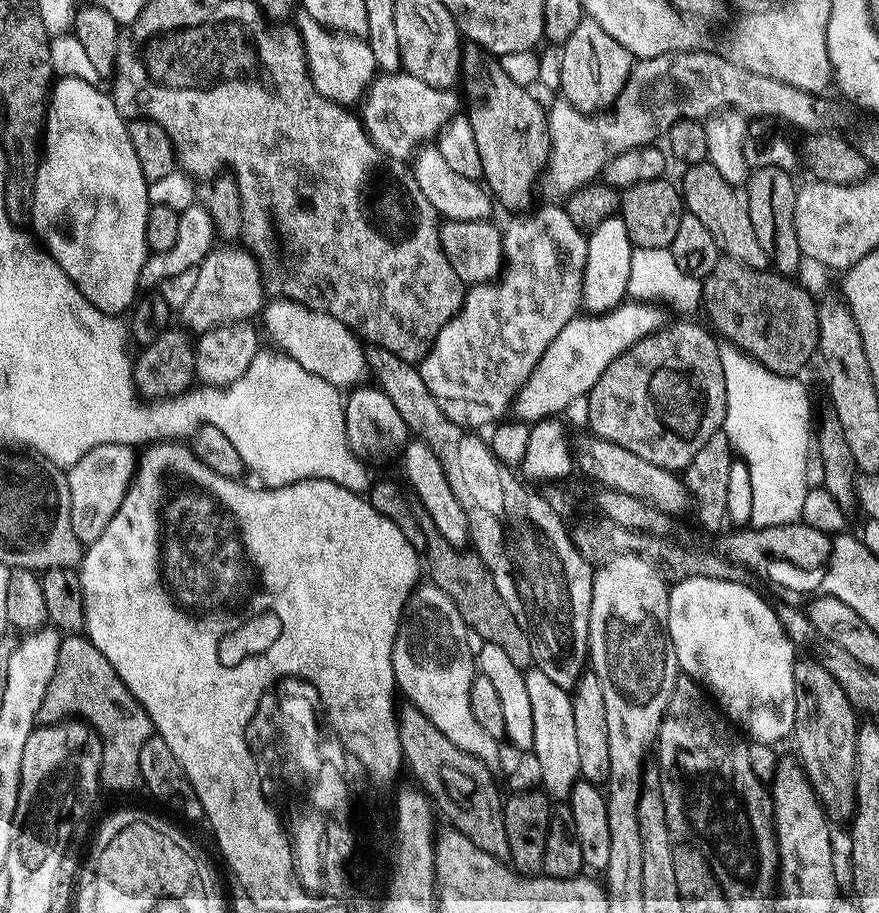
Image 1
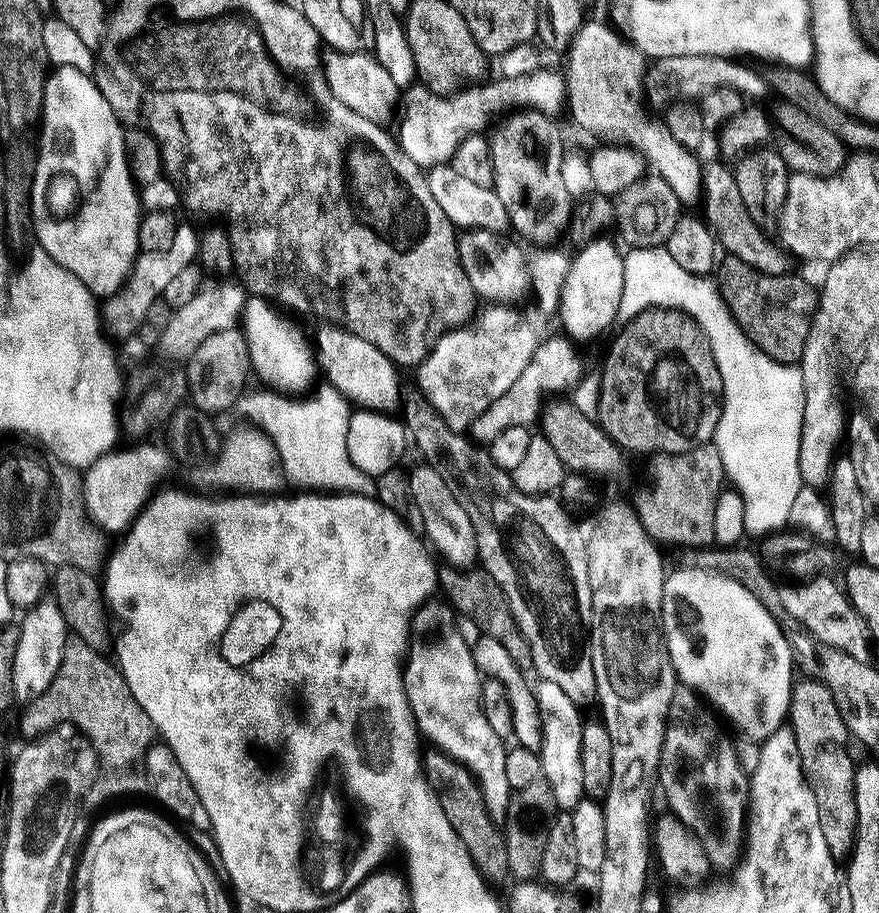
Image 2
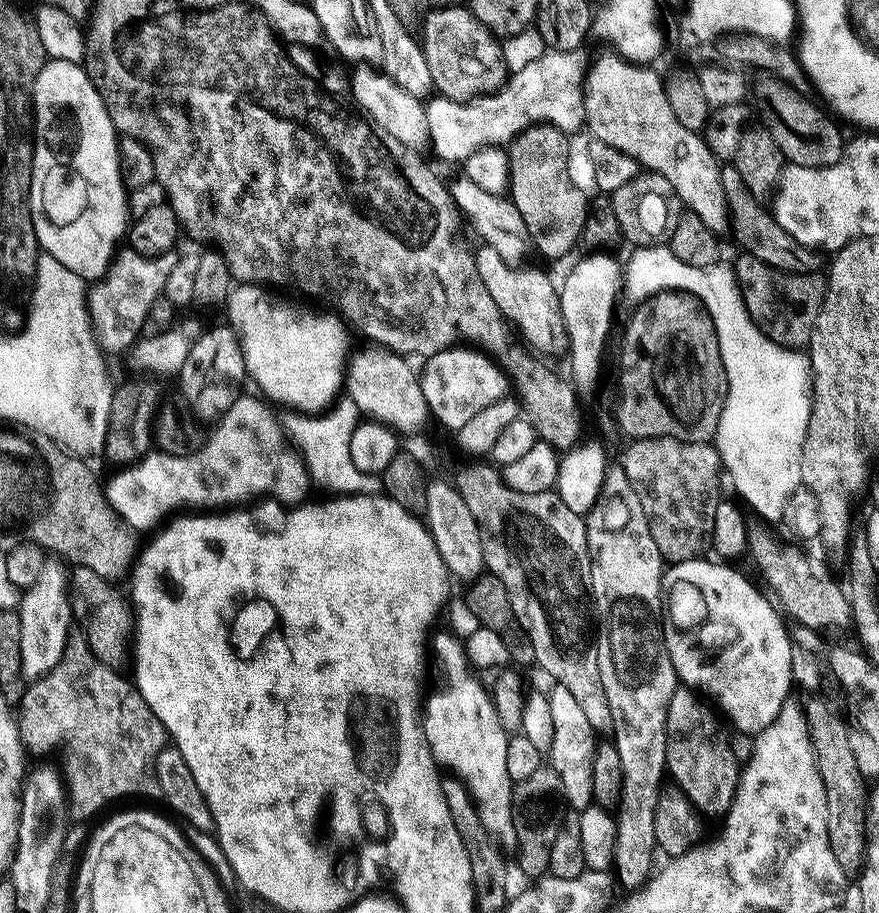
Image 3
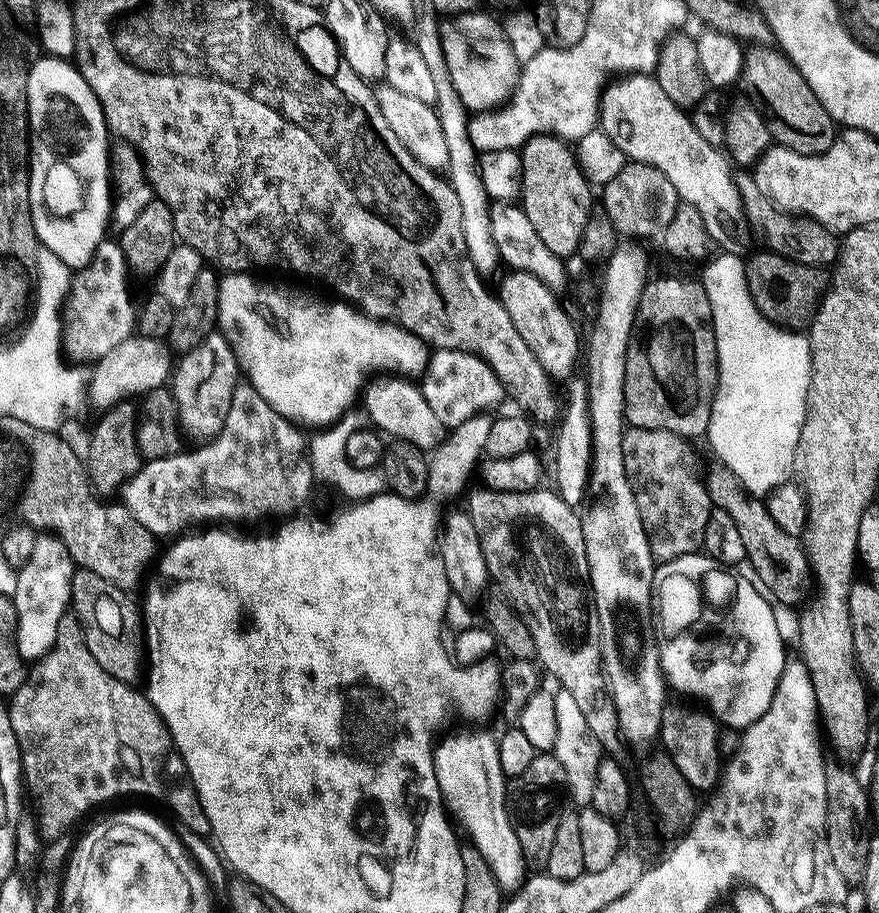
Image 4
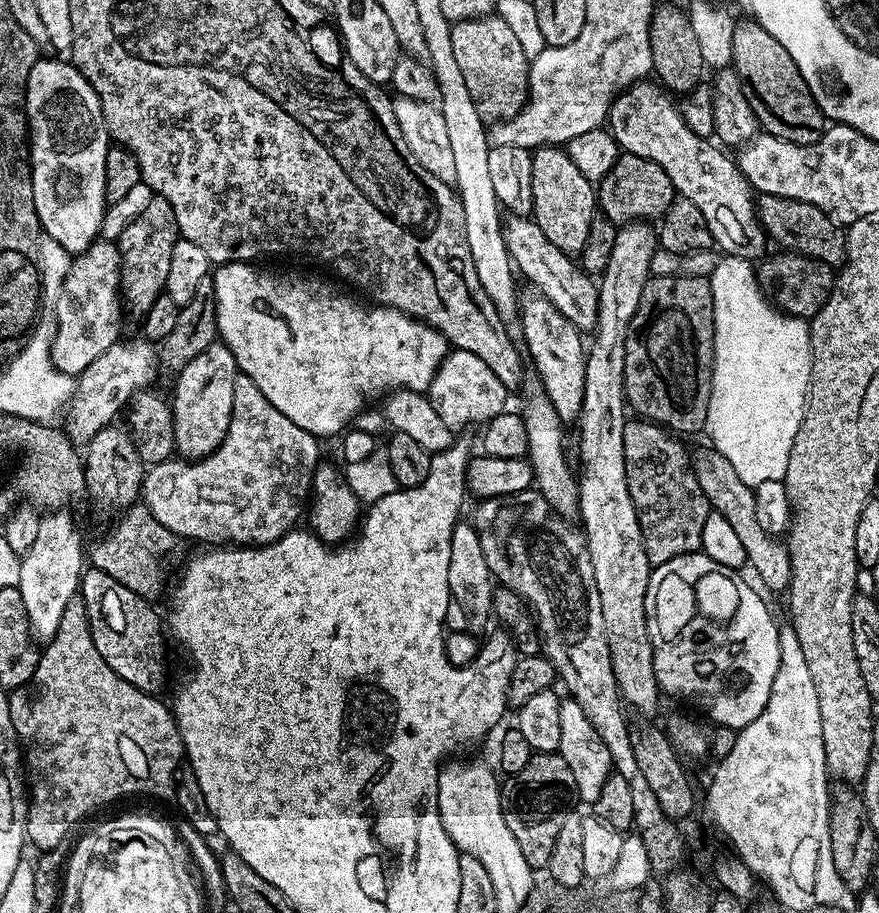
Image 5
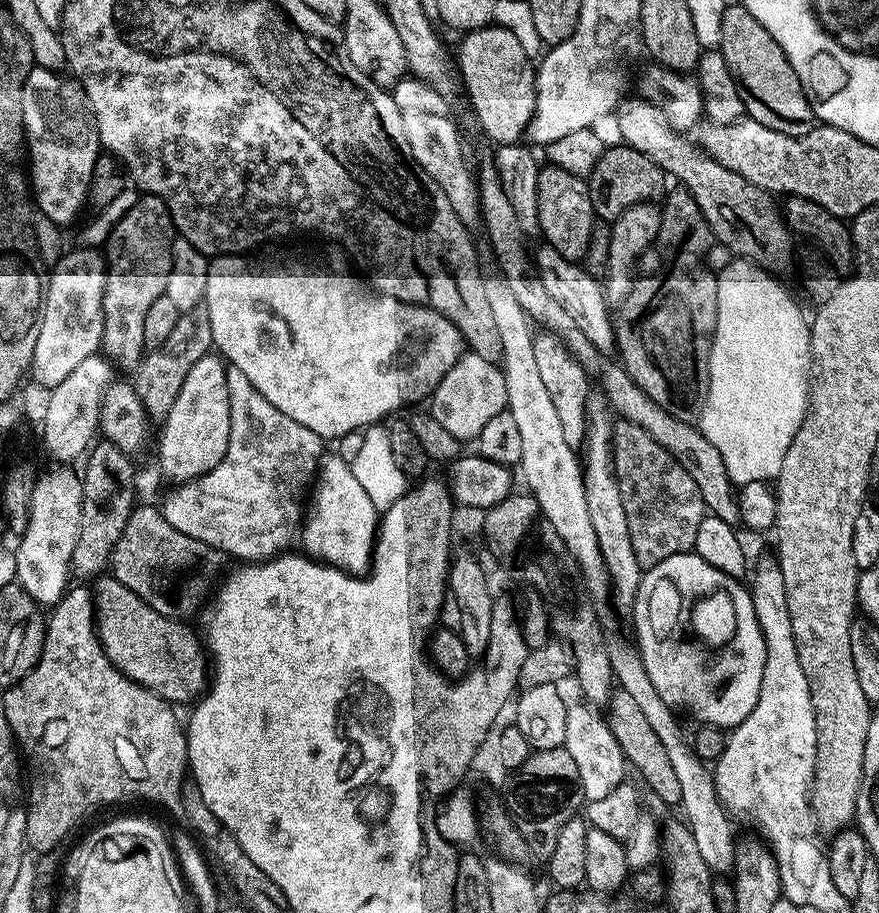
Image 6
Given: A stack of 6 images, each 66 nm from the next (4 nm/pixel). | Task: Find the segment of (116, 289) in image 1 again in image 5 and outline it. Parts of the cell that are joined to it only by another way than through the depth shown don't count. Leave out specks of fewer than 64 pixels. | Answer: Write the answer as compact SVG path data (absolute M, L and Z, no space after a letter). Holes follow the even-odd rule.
M40 58L30 70L26 110L32 157L34 210L40 219L43 235L49 236L56 248L65 248L70 254L85 252L93 240L100 236L106 207L108 175L105 160L110 147L110 137L108 128L104 125L98 94L94 94L90 82L86 82L86 78L76 69L75 64Z

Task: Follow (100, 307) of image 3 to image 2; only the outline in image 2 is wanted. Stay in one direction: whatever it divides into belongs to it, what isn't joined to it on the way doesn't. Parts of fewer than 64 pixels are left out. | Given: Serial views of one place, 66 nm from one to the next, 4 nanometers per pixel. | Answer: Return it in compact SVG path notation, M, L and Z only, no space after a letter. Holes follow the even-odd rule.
M180 222L177 223L170 250L140 252L136 257L136 263L132 266L132 273L124 281L122 291L103 301L102 316L107 327L109 329L112 327L120 336L132 336L136 331L139 333L146 318L146 310L150 310L155 300L163 297L168 283L197 259L199 251L200 237L197 229L194 230L190 225Z

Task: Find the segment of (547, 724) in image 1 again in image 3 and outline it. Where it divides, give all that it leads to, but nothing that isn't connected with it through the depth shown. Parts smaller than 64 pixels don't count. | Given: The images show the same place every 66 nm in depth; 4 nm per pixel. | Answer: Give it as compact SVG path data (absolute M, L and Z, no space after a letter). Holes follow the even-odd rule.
M556 684L553 692L547 693L550 706L550 722L553 723L554 736L550 757L552 756L551 771L554 773L559 791L564 791L568 799L569 809L583 810L593 803L592 798L592 754L596 749L596 740L590 722L586 722L586 714L578 707L578 702L566 686Z

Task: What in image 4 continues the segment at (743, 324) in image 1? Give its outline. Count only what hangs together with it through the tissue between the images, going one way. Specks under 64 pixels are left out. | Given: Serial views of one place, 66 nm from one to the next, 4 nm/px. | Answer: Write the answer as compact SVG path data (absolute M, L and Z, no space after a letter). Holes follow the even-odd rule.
M763 251L748 258L744 265L752 301L759 312L776 327L795 332L807 329L819 307L820 290L827 287L827 273L813 265L798 264L779 253Z

